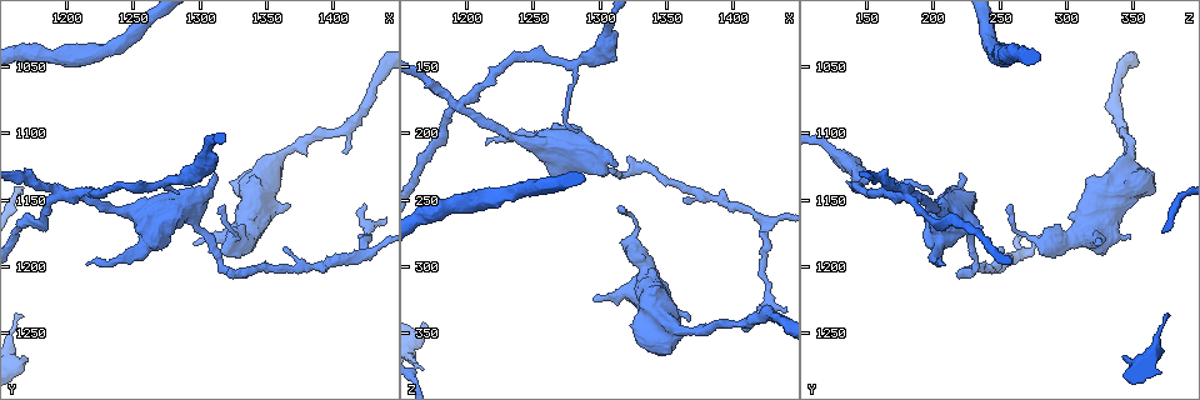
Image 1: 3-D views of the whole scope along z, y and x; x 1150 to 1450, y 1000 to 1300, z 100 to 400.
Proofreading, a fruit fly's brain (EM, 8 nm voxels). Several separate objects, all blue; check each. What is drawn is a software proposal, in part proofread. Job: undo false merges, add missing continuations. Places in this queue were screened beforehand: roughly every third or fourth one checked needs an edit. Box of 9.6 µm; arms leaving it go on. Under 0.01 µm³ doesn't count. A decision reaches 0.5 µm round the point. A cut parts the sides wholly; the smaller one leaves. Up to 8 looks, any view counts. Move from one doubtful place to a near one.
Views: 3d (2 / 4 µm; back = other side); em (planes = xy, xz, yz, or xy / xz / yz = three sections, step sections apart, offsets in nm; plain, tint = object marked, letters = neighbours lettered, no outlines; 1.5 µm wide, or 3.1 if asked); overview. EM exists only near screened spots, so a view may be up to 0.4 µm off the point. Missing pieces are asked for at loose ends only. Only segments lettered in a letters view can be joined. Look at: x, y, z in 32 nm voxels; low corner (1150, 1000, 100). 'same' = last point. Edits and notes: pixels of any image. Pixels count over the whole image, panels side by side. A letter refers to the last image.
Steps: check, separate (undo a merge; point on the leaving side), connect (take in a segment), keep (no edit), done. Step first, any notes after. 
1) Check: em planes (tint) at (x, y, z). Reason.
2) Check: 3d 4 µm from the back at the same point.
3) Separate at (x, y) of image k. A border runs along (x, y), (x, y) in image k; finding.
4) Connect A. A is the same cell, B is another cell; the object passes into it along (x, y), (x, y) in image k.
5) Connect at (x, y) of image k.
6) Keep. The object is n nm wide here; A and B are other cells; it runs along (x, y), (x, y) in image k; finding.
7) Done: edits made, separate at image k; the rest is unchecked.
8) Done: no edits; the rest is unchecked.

Check: 3d 2 µm at (1170, 1266, 340). Branch stops here.

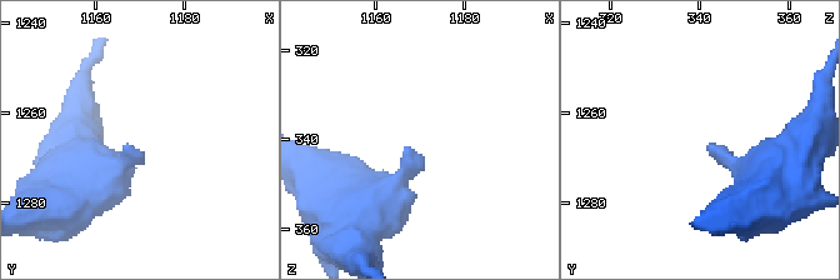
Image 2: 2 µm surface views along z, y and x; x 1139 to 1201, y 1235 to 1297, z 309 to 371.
Check: em 3.1 µm planes (letters) at (1169, 1267, 343).

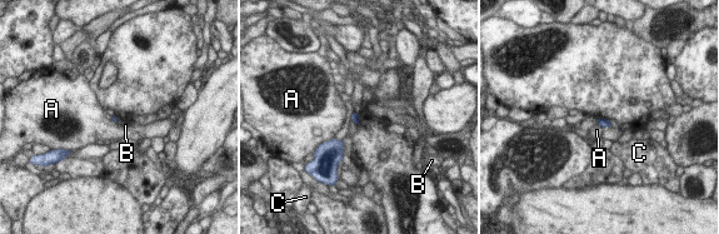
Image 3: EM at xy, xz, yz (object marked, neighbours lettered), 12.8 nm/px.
Keep. A, B and C are other cells; a border runs along (334, 137), (324, 142) in image 3; no lettered segment goes on from it.

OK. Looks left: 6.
Check: em yz step 8 (letters) at (1364, 1184, 250). Free end.

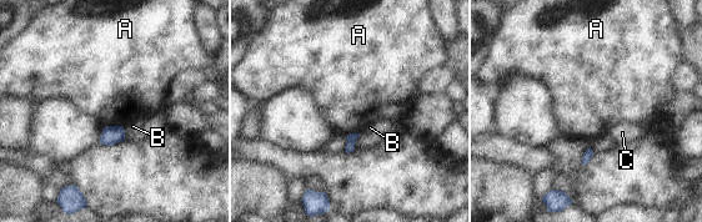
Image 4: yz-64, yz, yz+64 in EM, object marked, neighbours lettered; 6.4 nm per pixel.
Keep. A, B and C are other cells; a border runs along (123, 125), (108, 125), (104, 127) in image 4; none of them fits.

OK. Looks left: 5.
Check: em planes (letters) at (1198, 1142, 180). Four or more arms meet.

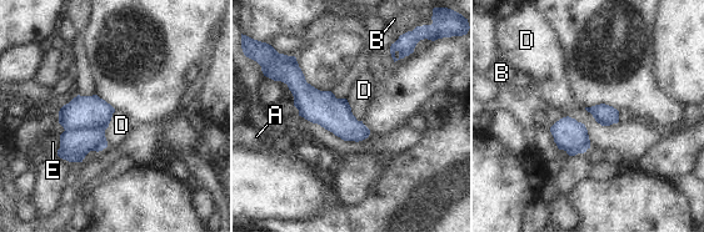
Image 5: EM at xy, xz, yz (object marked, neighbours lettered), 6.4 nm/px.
Separate at (74, 145) of image 5. A, B, D and E are other cells; a border runs along (105, 127), (65, 131) in image 5; two cells meet here.

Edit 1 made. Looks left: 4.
Done: edits made, separate at image 5; the rest is unchecked.

